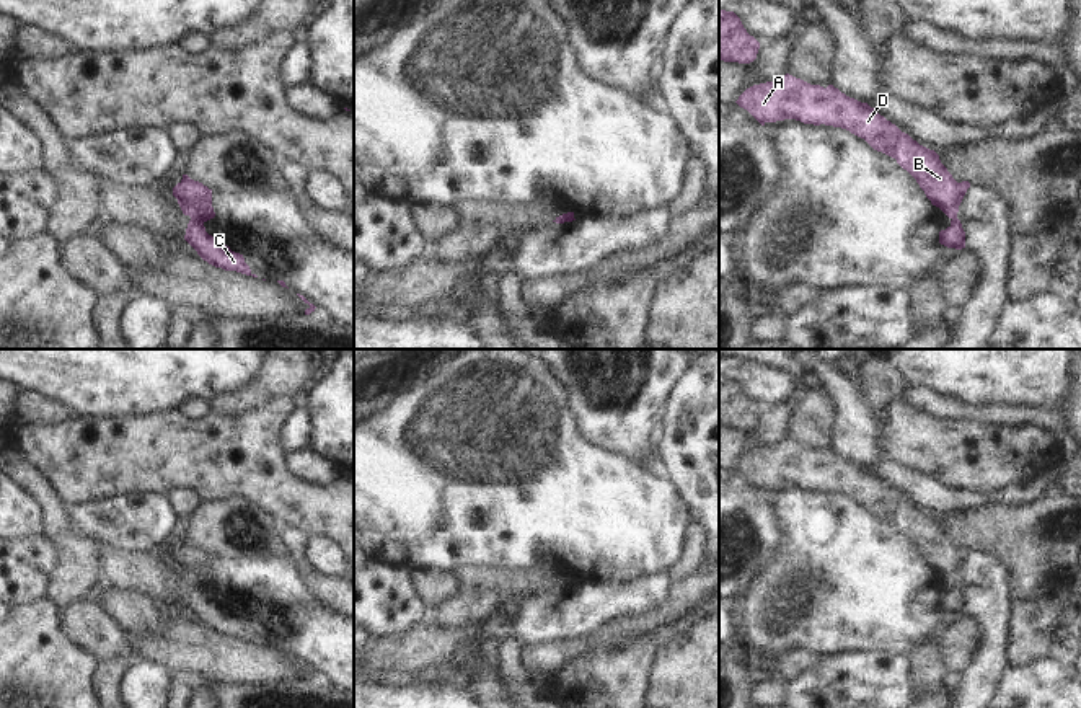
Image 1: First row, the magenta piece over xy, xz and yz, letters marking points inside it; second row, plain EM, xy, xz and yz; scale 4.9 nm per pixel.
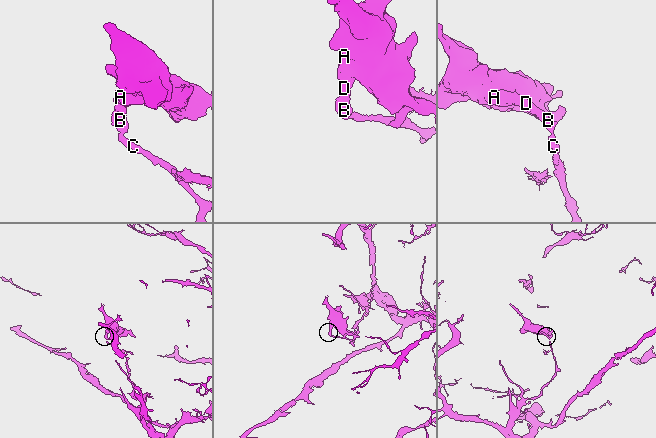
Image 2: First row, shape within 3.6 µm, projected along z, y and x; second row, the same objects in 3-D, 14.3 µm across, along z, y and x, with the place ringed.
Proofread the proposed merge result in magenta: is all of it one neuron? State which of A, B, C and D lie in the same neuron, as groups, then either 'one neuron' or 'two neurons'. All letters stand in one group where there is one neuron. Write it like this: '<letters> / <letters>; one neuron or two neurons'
A B D / C; two neurons

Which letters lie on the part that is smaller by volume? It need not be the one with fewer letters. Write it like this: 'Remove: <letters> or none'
Remove: A, B, D

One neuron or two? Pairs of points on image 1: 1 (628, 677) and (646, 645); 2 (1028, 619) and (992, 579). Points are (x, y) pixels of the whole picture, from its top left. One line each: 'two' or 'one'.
1: one
2: two

